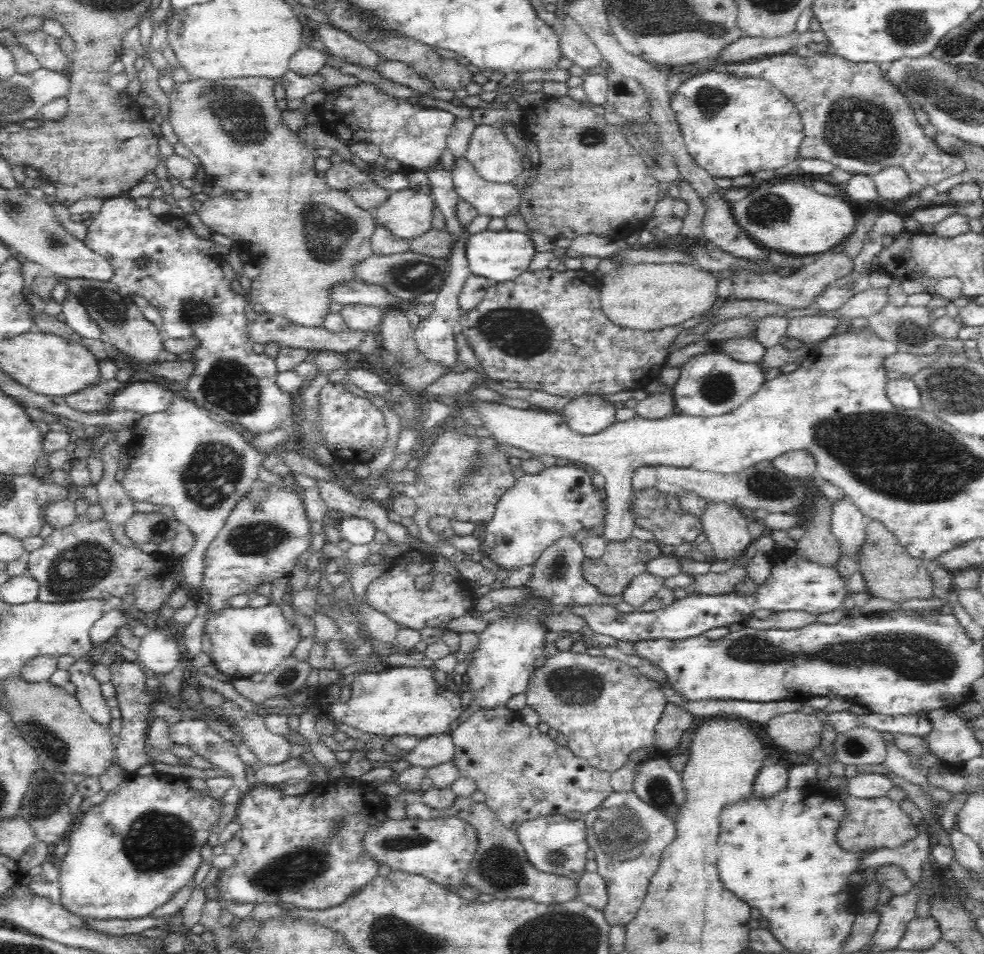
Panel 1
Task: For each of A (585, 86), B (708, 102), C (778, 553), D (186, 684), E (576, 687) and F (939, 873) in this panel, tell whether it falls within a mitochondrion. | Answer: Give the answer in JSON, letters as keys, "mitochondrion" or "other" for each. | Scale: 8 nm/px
{"A":"other","B":"mitochondrion","C":"other","D":"other","E":"mitochondrion","F":"other"}

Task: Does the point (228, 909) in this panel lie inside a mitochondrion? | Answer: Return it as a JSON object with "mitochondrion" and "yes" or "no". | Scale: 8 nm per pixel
{"mitochondrion":"no"}

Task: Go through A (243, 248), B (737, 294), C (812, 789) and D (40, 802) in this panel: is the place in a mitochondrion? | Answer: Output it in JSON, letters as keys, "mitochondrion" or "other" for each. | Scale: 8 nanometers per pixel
{"A":"other","B":"other","C":"other","D":"mitochondrion"}

